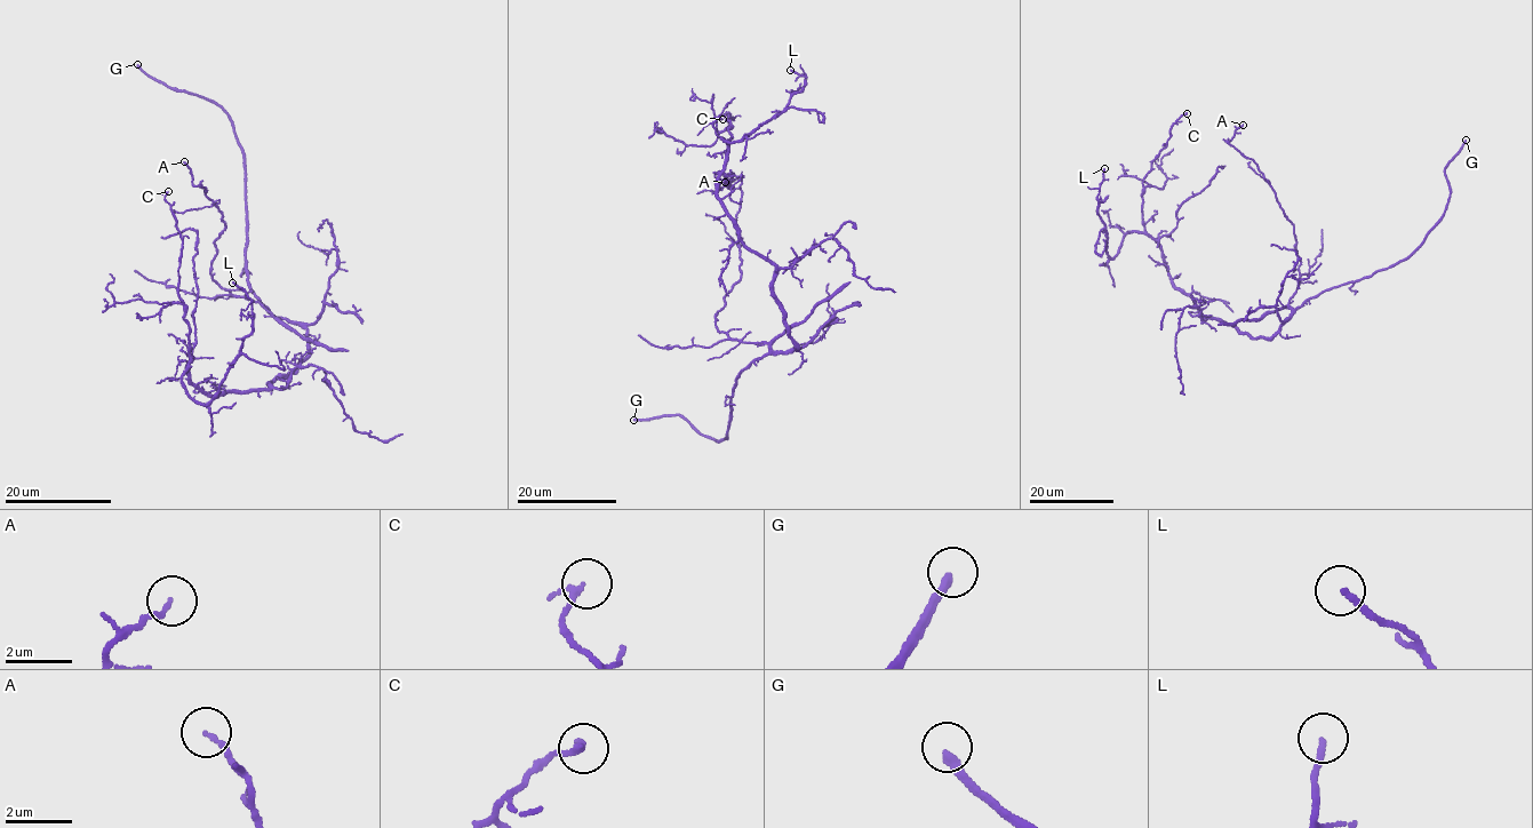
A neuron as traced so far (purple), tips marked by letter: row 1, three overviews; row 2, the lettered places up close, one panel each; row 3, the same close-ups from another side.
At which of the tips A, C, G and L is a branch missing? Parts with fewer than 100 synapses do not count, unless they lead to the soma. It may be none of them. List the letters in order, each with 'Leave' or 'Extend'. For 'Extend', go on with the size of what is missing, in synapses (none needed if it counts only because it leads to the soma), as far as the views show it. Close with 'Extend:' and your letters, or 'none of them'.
A: Leave
C: Leave
G: Extend
L: Leave
Extend: G

